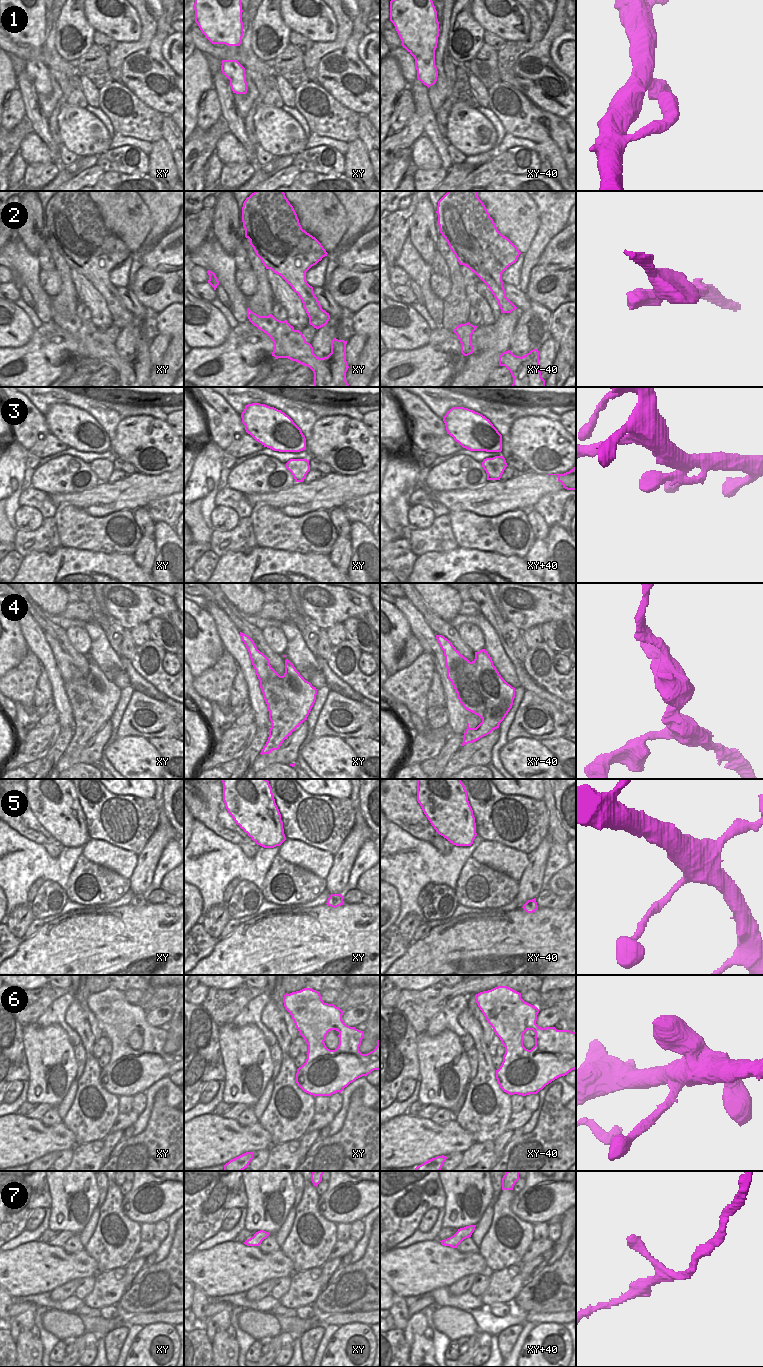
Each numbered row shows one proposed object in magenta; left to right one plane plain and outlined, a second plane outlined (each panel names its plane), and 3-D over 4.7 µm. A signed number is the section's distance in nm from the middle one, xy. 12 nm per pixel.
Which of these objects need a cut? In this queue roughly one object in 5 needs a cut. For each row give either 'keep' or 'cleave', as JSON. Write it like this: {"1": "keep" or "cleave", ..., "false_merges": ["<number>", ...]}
{"1": "keep", "2": "keep", "3": "keep", "4": "keep", "5": "keep", "6": "keep", "7": "keep", "false_merges": []}

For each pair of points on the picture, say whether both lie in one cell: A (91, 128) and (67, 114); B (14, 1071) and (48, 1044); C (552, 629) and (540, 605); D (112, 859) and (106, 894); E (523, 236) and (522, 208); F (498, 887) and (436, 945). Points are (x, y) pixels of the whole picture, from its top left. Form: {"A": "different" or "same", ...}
{"A": "same", "B": "different", "C": "different", "D": "different", "E": "same", "F": "different"}

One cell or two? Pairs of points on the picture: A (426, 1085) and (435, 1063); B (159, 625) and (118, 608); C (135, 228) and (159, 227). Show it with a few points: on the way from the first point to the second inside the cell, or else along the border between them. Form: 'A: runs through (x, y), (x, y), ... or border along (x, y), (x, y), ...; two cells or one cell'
A: runs through (430, 1080), (433, 1077), (433, 1068); one cell
B: border along (169, 614), (152, 617), (146, 622); two cells
C: border along (146, 204), (150, 214), (150, 232), (140, 248); two cells

